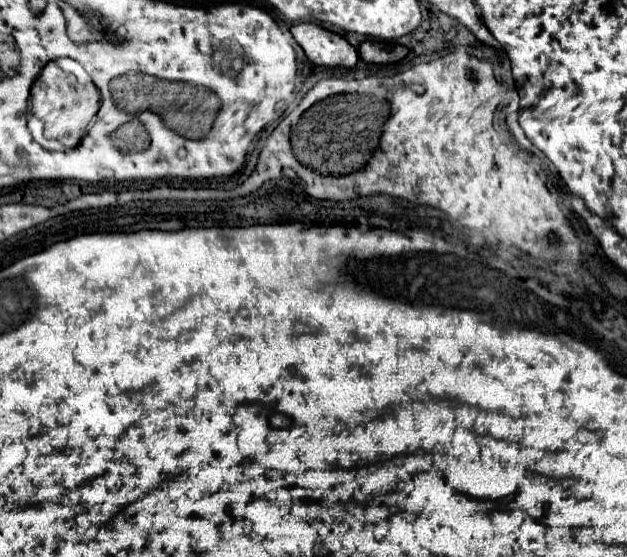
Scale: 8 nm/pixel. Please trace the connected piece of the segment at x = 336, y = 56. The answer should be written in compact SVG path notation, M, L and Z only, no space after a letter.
M298 23L290 31L314 65L354 67L358 61L358 51L344 37L324 27L318 27L314 23Z

